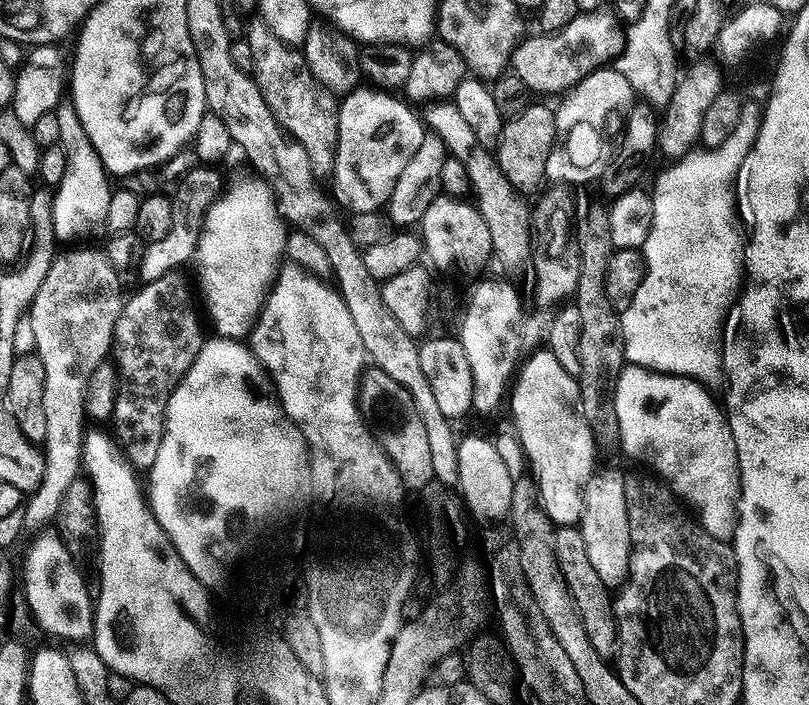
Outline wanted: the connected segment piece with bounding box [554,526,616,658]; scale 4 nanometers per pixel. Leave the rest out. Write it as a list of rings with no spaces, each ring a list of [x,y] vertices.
[[[560,526],[554,531],[554,554],[558,558],[558,566],[564,575],[566,586],[578,606],[578,614],[582,618],[582,627],[590,637],[594,650],[605,658],[615,657],[616,654],[616,616],[612,613],[614,603],[613,593],[598,578],[598,570],[594,570],[590,562],[589,552],[586,551],[586,541],[582,538],[579,527]]]

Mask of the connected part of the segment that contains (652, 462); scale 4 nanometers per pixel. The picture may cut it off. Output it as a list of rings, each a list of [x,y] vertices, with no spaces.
[[[625,367],[615,388],[620,427],[618,440],[622,442],[628,455],[649,464],[653,468],[649,469],[658,474],[659,479],[667,482],[685,505],[695,509],[700,525],[707,532],[714,534],[714,538],[719,540],[731,541],[736,535],[740,502],[738,450],[734,446],[734,434],[730,434],[725,409],[721,405],[719,408],[711,395],[715,396],[705,385],[689,376],[671,376],[669,372],[654,372],[650,368]]]

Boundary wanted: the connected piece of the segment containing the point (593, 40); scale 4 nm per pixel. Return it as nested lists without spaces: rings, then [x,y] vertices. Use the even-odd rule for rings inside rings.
[[[604,10],[599,14],[576,16],[574,22],[570,22],[570,26],[560,32],[525,35],[512,51],[511,71],[522,78],[522,82],[526,82],[529,93],[563,94],[593,70],[605,67],[622,54],[626,32],[619,26],[617,17],[611,11]]]

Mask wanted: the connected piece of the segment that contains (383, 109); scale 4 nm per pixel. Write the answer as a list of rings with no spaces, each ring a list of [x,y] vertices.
[[[357,86],[339,101],[336,157],[332,160],[332,200],[345,213],[377,212],[387,205],[390,194],[406,170],[410,158],[426,134],[421,117],[416,116],[388,90],[375,86]]]

